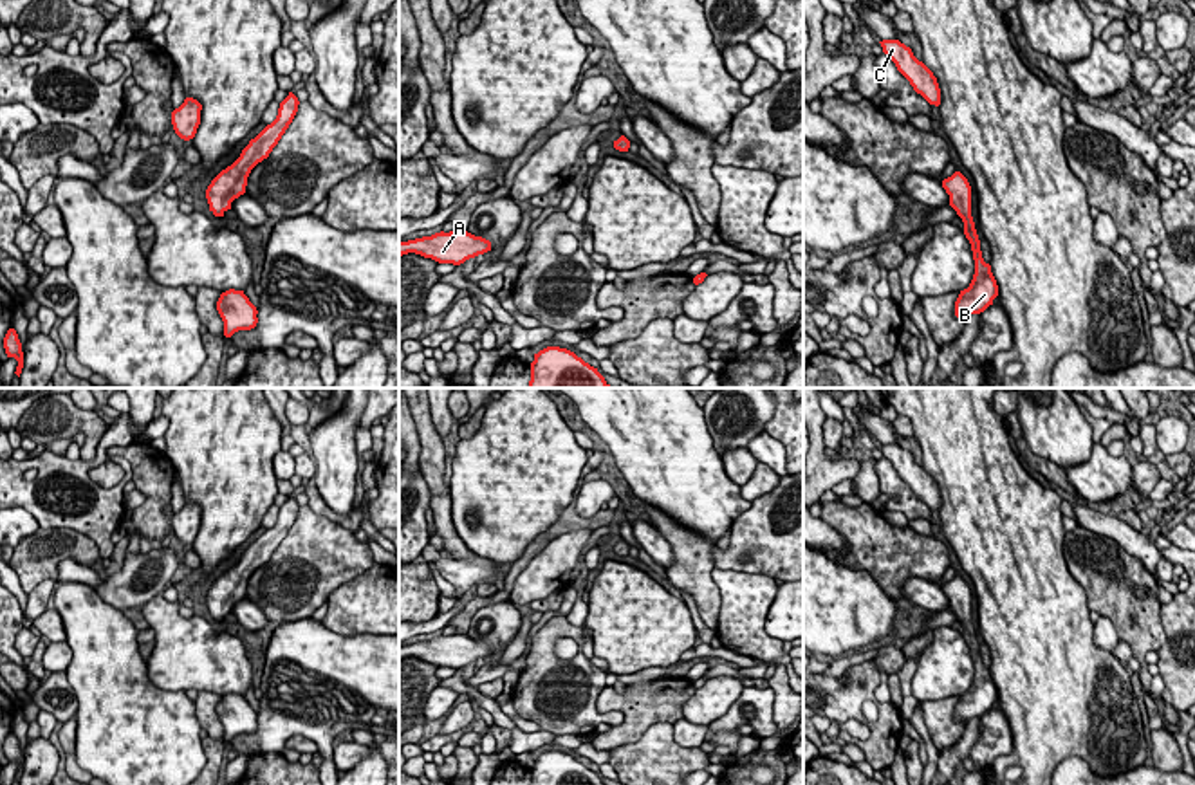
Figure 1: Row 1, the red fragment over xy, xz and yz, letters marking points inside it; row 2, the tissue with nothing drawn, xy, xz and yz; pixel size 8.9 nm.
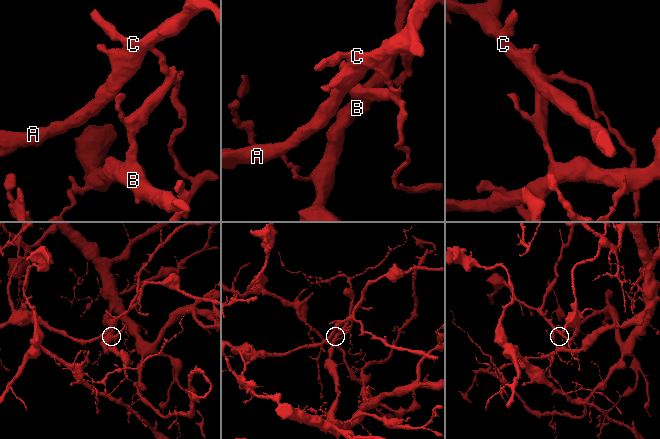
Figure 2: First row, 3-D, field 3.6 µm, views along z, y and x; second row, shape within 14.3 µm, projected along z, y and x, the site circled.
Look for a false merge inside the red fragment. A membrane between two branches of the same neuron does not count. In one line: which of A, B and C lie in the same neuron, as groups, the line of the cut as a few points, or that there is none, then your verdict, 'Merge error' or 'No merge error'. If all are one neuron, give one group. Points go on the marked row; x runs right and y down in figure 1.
Groups: A C / B. Split along yz (957, 210), (970, 212). Merge error

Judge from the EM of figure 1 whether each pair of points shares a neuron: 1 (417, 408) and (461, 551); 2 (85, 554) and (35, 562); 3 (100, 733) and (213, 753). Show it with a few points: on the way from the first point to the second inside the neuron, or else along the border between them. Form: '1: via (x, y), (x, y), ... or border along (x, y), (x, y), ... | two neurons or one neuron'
1: via (432, 444), (432, 470), (441, 495), (441, 515) | one neuron
2: via (73, 551), (47, 551) | one neuron
3: border along (201, 740), (204, 766) | two neurons

